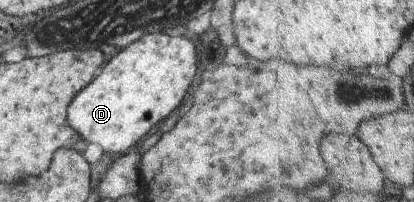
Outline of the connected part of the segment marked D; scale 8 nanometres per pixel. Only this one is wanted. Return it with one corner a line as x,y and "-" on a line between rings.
165,32
145,34
135,43
121,48
115,56
101,67
101,71
73,97
67,107
67,123
87,141
99,145
105,153
124,154
133,143
137,143
157,121
161,121
177,107
193,77
195,77
197,53
193,43
182,35
168,35

